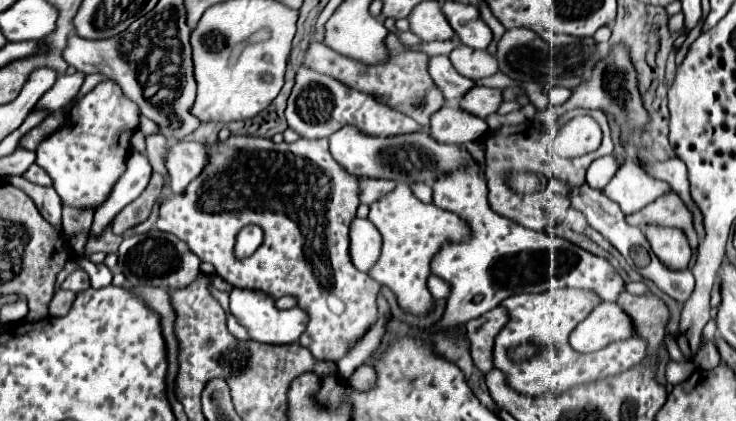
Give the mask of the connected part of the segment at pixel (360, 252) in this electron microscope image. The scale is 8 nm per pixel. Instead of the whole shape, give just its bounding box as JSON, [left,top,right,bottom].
[349,218,381,272]

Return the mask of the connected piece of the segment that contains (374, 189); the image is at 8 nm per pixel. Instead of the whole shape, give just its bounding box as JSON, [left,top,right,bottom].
[357,178,395,204]

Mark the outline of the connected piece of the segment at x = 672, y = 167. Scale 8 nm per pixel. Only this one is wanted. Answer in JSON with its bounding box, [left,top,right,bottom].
[645,158,705,240]

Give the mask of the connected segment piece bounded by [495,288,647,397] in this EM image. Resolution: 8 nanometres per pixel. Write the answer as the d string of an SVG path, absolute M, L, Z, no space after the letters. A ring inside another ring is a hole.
M551 290L543 294L519 294L511 296L503 302L509 308L511 320L499 332L495 340L495 366L507 374L508 384L519 393L527 396L541 396L545 393L562 394L585 382L593 382L611 374L619 374L635 364L639 364L647 352L647 344L641 338L627 338L621 342L613 342L599 352L593 354L579 354L575 352L567 338L571 330L585 320L585 316L599 304L601 300L587 290ZM519 344L533 344L543 346L533 358L513 362L509 358L509 350Z

